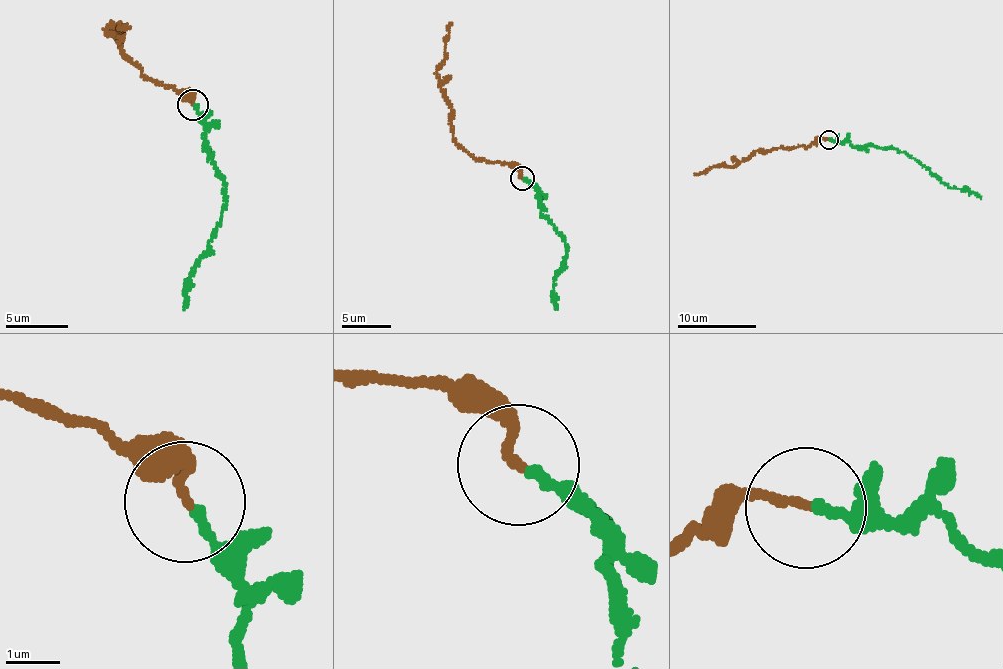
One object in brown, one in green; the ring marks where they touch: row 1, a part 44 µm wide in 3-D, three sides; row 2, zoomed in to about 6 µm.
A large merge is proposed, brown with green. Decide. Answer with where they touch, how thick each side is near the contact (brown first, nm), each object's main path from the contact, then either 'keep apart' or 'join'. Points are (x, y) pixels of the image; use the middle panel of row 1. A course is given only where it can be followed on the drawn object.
(522, 178) | 170/180 nm | brown via (521, 179), (514, 166), (481, 160), (455, 142), (451, 105), (441, 85), (436, 67), (445, 57), (452, 22) | green via (524, 179), (535, 188), (541, 214), (565, 242), (565, 264), (554, 279), (555, 308) | keep apart

